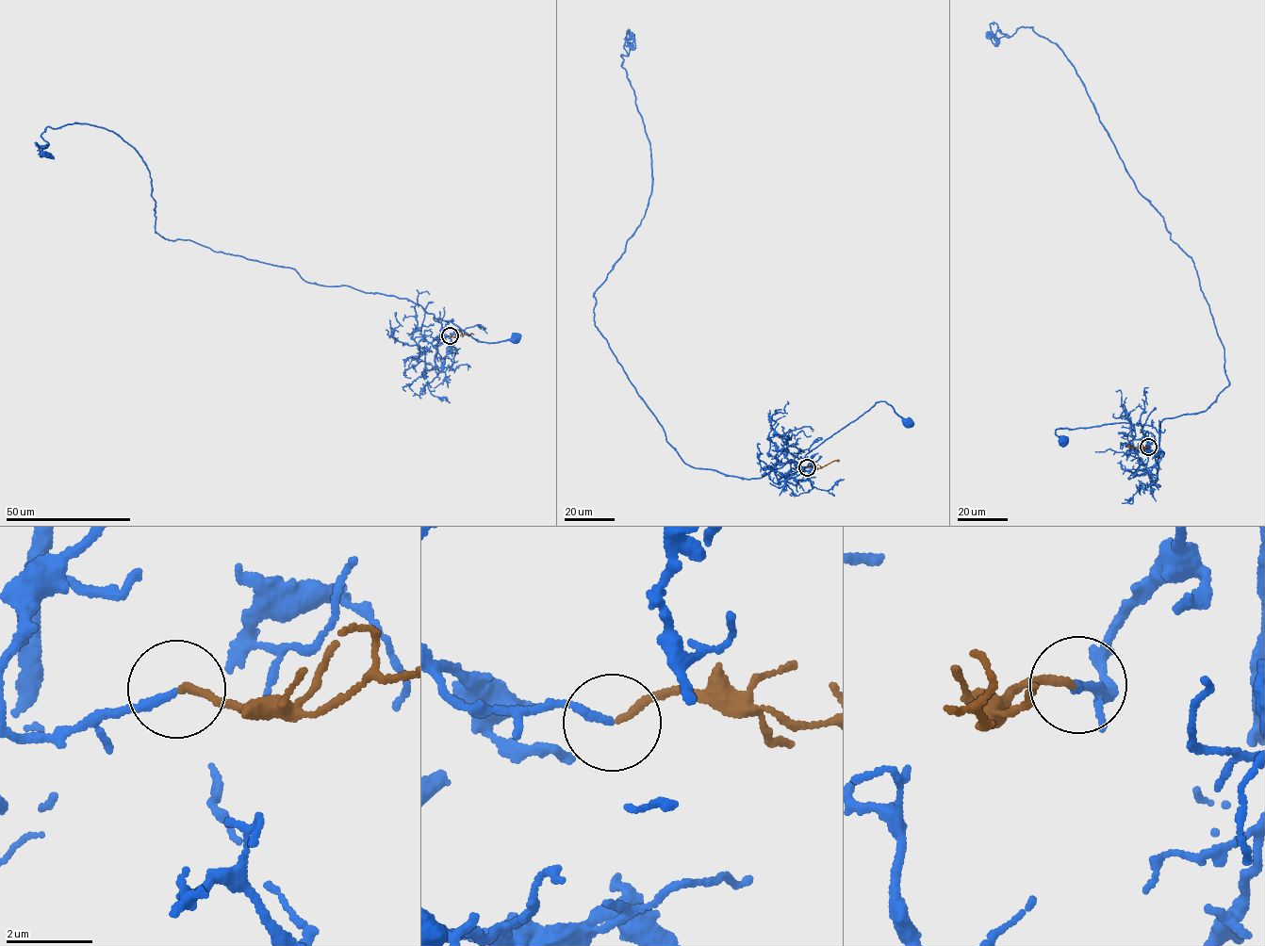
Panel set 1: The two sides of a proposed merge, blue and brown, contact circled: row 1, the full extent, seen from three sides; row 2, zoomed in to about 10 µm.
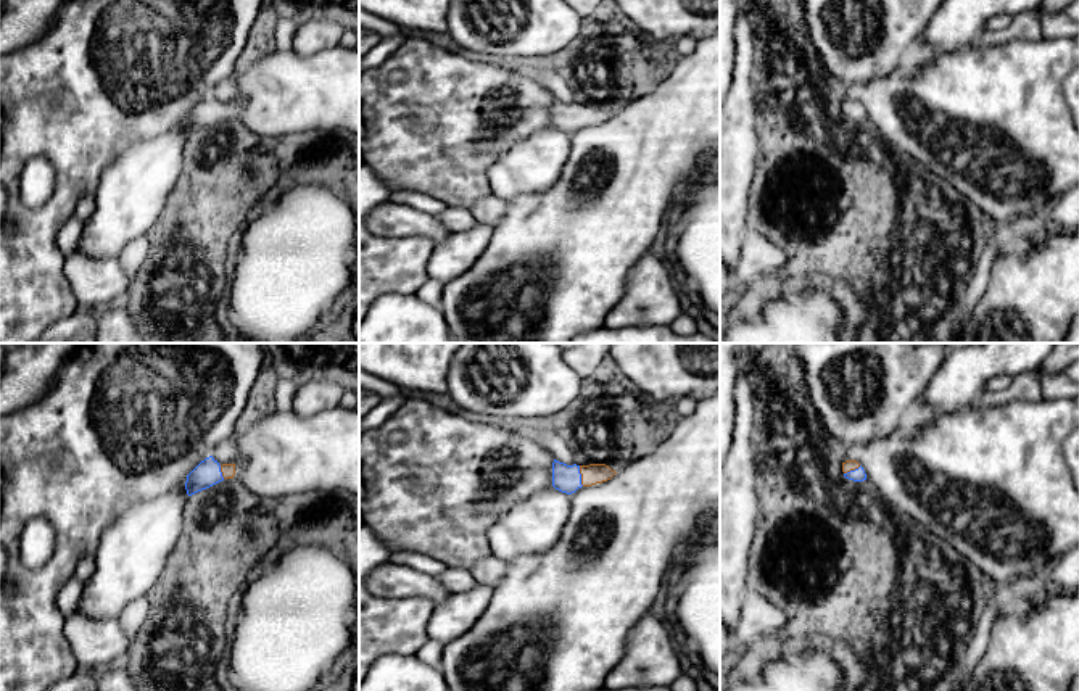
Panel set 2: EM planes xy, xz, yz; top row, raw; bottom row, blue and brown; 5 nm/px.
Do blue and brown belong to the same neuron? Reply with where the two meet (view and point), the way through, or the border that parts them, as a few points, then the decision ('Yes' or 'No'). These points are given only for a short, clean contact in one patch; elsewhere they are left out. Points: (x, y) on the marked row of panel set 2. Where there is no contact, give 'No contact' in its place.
Touches blue at xz (580, 475). Path across: xz (567, 479), (580, 475), (591, 474). Yes

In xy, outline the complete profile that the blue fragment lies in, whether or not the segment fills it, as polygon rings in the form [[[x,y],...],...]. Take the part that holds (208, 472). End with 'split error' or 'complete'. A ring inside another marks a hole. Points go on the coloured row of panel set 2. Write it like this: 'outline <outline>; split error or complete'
outline [[[213,456],[201,461],[188,475],[185,482],[187,494],[192,496],[206,490],[224,478],[234,478],[235,464],[219,464]]]; split error

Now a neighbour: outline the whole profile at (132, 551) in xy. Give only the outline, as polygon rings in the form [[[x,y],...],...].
[[[187,477],[171,491],[124,509],[101,535],[95,572],[72,612],[118,620],[124,607],[150,596],[182,532],[190,499]]]

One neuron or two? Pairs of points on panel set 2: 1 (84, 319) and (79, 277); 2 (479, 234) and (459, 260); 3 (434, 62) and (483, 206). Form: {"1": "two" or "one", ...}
{"1": "two", "2": "one", "3": "two"}

